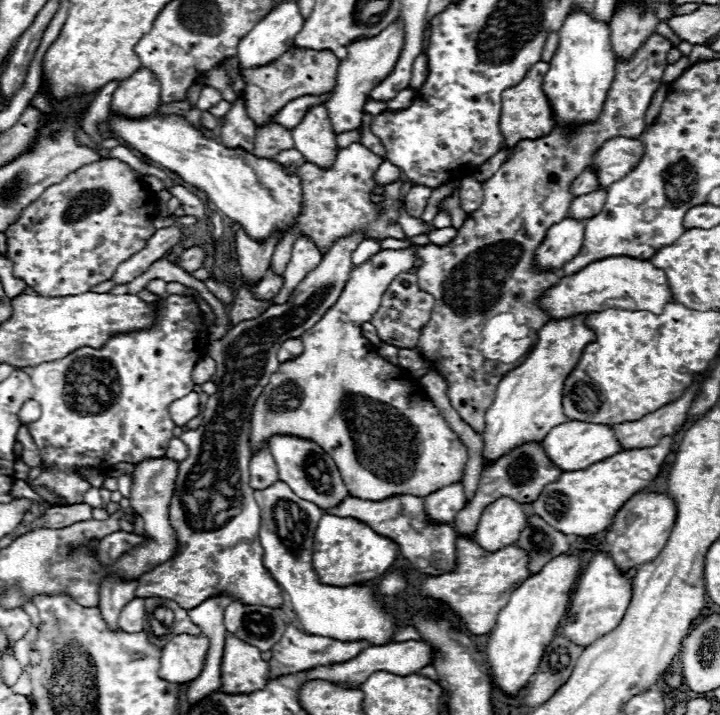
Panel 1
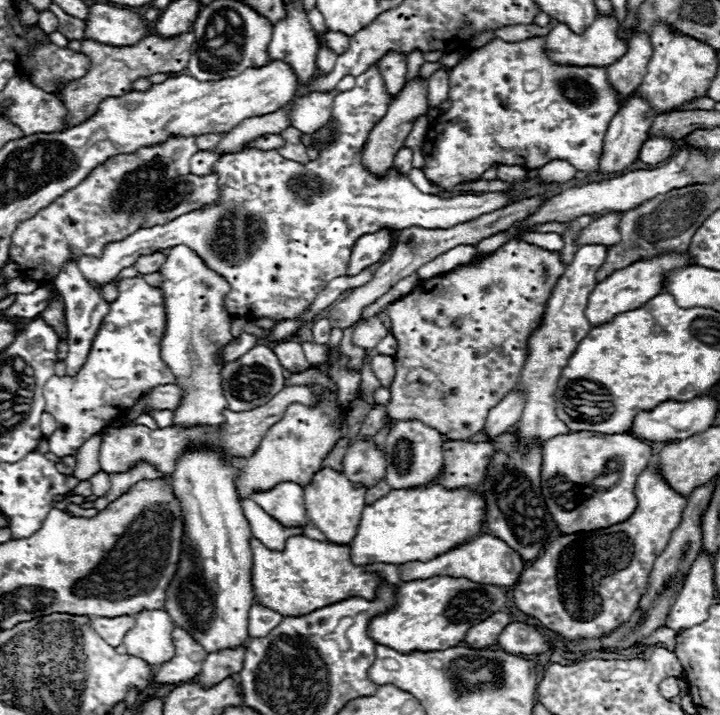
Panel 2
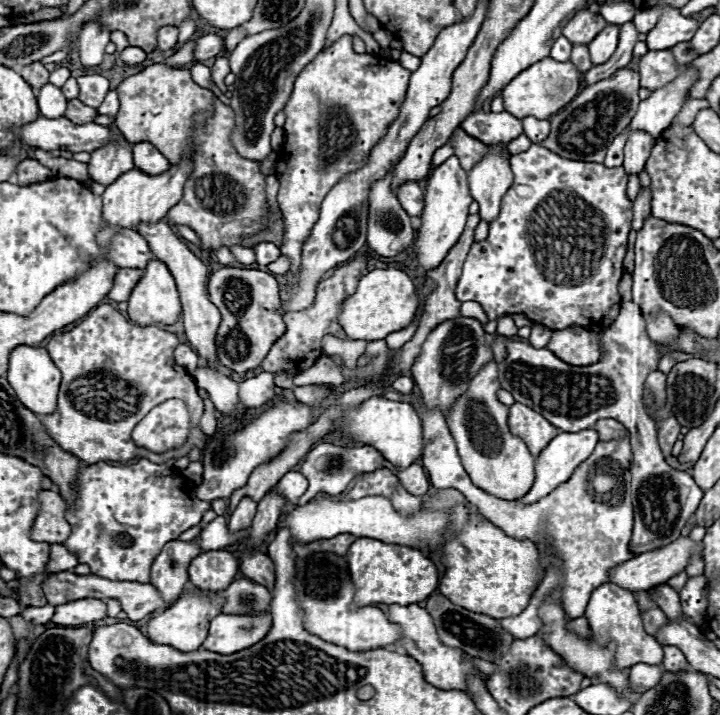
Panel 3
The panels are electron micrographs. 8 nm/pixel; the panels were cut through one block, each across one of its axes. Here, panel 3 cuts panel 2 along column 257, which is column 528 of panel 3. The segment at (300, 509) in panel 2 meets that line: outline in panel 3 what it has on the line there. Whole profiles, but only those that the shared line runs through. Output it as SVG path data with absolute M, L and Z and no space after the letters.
M596 430L562 432L556 438L552 438L550 444L536 458L536 466L534 466L536 468L536 480L534 480L534 486L530 488L530 492L524 498L520 498L520 502L532 504L532 502L548 496L560 484L564 484L572 476L572 472L576 470L576 466L580 466L580 462L584 462L584 458L588 458L588 454L592 454L592 450L596 448L598 442L600 442L600 438L598 438L598 432Z

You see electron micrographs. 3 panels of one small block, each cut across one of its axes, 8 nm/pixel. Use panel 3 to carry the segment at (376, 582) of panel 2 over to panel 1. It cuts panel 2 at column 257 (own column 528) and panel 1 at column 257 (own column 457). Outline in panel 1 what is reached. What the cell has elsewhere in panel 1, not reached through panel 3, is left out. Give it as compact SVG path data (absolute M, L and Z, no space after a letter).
M356 232L350 238L338 240L330 252L322 256L322 262L316 270L312 270L292 292L290 300L284 304L270 306L264 314L254 320L244 320L232 326L222 340L214 340L208 344L206 354L216 360L216 386L218 392L210 396L202 412L202 424L196 430L188 430L182 434L182 442L188 446L188 458L178 466L178 476L174 484L174 494L170 500L170 524L176 530L178 552L172 560L152 568L150 572L138 578L136 596L138 598L168 598L174 600L184 610L192 610L202 604L206 598L216 596L220 592L230 594L232 598L240 598L244 604L258 604L278 608L282 606L282 590L278 582L268 574L262 564L262 546L258 538L260 528L260 508L254 500L254 490L250 488L250 420L256 398L262 394L270 376L278 370L280 362L276 360L276 352L280 344L288 338L298 338L304 330L312 328L330 306L336 304L340 292L344 290L348 276L352 272L352 250L362 242L362 234Z

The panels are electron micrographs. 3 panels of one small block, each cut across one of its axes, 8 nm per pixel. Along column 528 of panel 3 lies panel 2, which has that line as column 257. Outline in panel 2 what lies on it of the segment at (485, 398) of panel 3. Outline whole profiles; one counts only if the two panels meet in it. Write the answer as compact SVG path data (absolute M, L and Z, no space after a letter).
M310 384L316 392L324 394L324 400L316 408L308 408L302 404L288 406L284 418L276 422L264 436L260 448L250 458L234 458L234 466L242 470L242 478L236 482L236 490L240 500L250 498L252 490L268 490L268 486L276 486L276 482L296 482L302 488L310 484L312 476L320 470L322 460L334 448L334 444L346 436L346 428L336 430L330 422L338 418L338 394L328 394L316 384Z

